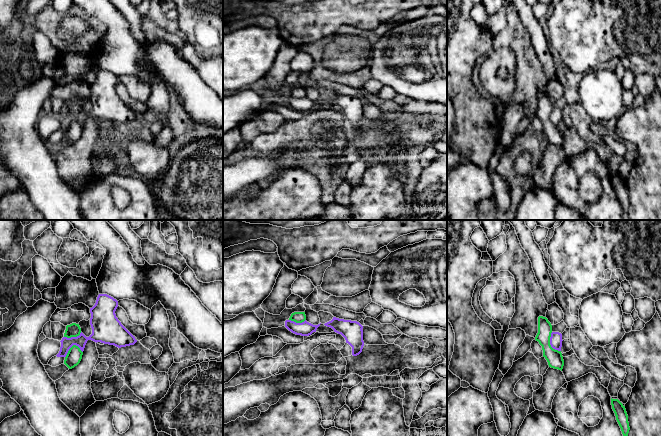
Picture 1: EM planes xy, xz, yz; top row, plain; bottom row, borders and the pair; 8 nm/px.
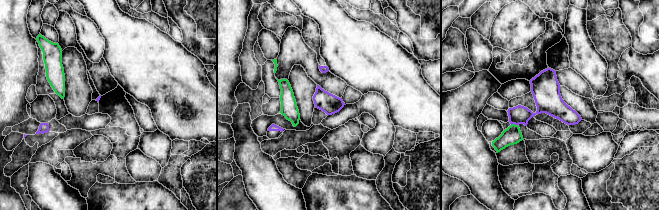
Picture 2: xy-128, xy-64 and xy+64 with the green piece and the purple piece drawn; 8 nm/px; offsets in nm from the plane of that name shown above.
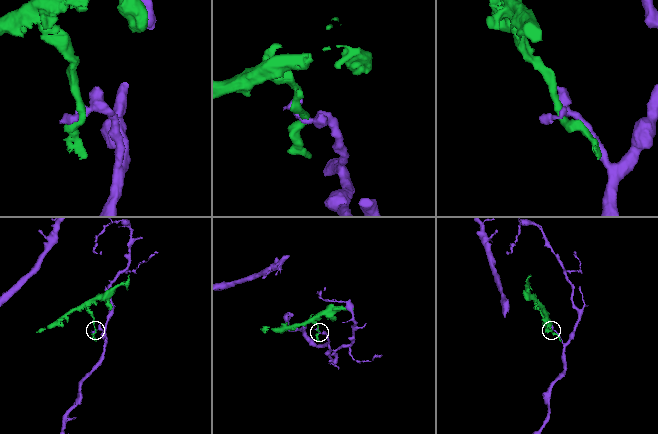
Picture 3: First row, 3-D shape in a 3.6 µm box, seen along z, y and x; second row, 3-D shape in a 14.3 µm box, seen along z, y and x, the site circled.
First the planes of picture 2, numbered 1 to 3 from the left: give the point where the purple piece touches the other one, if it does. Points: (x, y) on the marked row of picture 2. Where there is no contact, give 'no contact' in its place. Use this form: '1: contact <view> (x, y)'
1: no contact
2: no contact
3: contact xy+64 (514, 124)

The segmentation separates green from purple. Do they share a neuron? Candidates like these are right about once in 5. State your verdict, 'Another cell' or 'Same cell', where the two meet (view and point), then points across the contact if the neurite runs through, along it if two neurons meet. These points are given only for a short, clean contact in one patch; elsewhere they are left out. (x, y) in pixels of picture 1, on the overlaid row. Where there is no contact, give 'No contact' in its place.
Another cell. Touches green at yz (549, 344). Boundary: yz (551, 332), (550, 345), (560, 351)

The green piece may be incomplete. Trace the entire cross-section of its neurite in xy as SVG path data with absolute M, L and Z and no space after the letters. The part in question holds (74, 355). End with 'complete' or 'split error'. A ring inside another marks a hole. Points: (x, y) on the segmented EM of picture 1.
M73 345L64 360L64 364L69 368L72 369L75 366L77 366L81 359L82 359L83 352L80 350L80 348L76 345Z | complete

